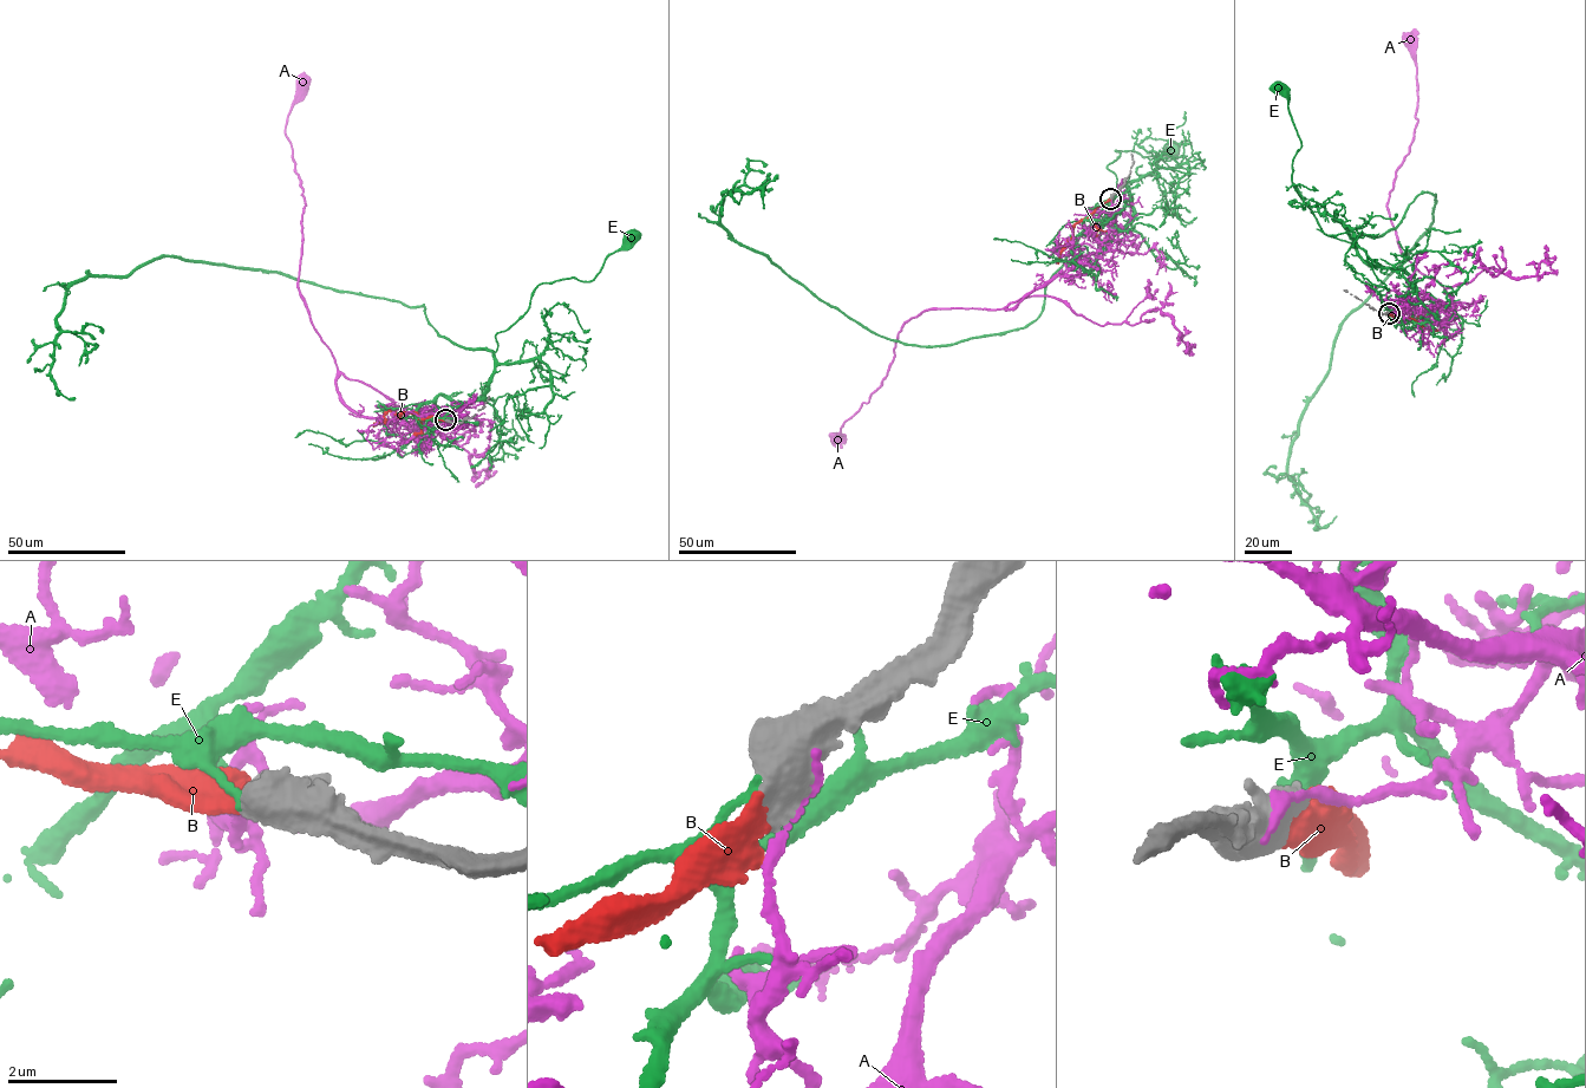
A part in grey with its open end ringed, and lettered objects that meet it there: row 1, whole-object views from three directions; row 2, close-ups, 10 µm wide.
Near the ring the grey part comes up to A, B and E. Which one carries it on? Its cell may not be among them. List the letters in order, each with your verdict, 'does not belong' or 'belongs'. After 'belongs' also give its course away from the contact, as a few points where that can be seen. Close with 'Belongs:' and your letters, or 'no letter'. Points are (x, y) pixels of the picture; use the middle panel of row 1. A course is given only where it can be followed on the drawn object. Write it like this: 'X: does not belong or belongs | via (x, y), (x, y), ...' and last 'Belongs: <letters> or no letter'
A: does not belong
B: belongs | via (1111, 197), (1076, 225), (1066, 245), (1061, 246), (1064, 249), (1058, 264)
E: does not belong
Belongs: B

